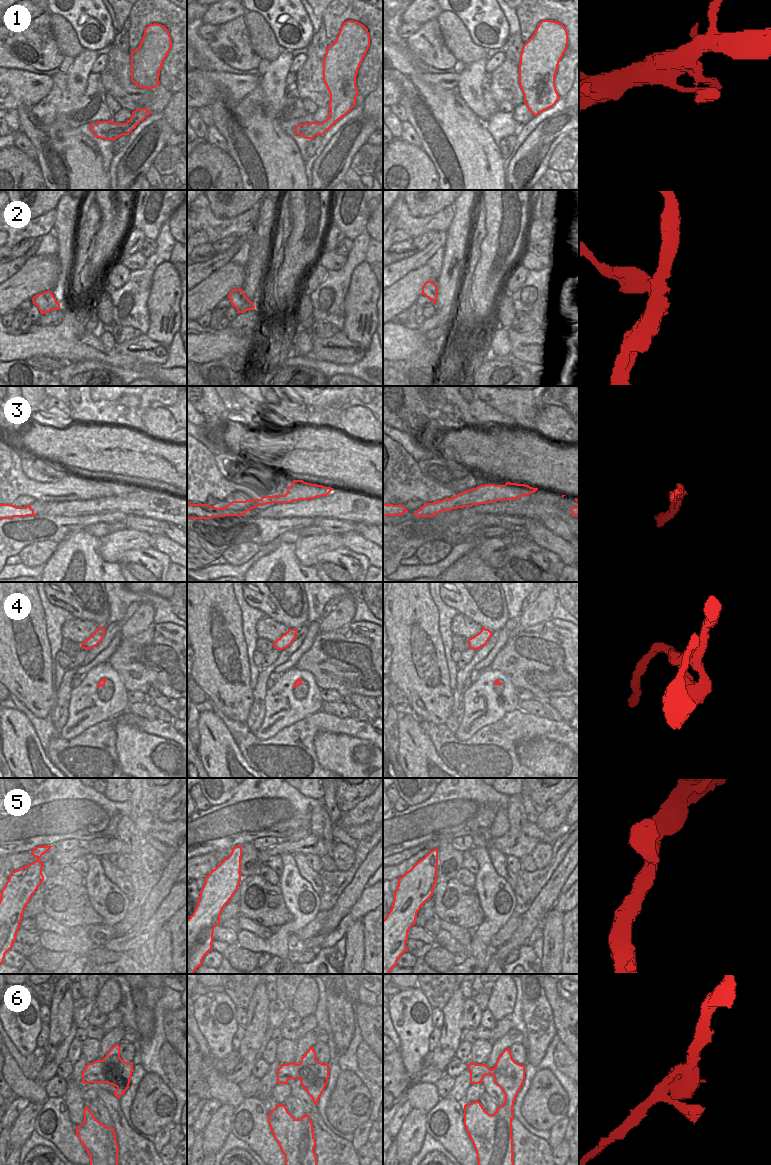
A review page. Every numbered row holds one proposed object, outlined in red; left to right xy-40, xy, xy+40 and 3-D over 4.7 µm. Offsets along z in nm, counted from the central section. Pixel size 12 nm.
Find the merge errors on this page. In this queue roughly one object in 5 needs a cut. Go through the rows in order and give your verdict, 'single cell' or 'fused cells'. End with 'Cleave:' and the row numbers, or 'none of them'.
1: single cell
2: fused cells
3: single cell
4: single cell
5: single cell
6: fused cells
Cleave: 2, 6

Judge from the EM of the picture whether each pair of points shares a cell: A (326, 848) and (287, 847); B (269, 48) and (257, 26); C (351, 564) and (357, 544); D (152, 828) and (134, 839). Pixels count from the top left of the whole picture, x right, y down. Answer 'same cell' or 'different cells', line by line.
A: same cell
B: same cell
C: different cells
D: different cells

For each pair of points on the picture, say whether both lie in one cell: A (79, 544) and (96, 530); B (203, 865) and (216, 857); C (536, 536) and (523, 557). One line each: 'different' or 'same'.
A: different
B: same
C: different

